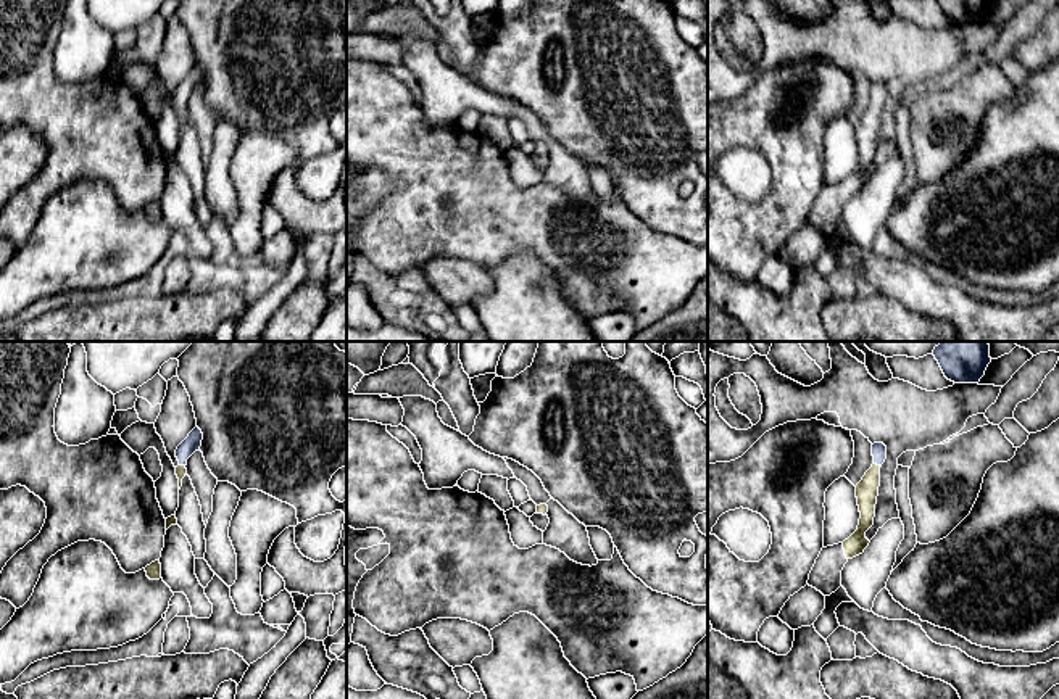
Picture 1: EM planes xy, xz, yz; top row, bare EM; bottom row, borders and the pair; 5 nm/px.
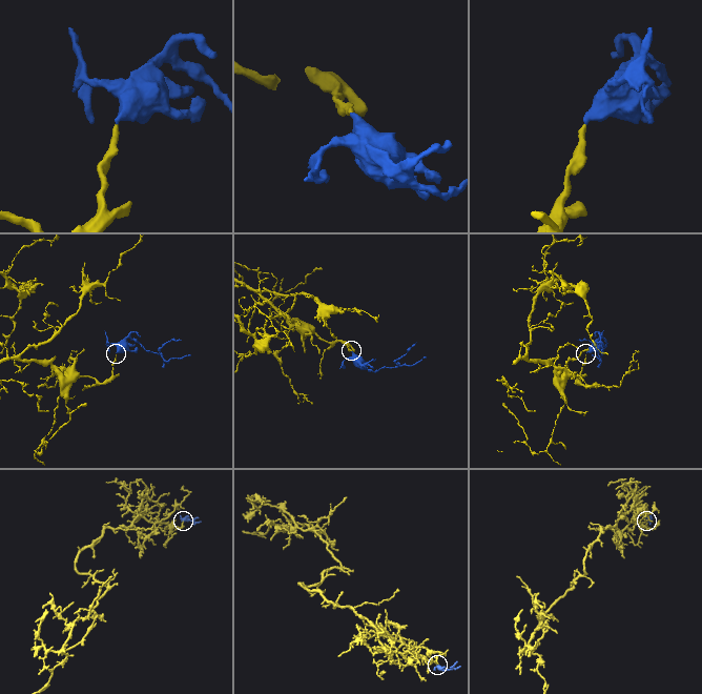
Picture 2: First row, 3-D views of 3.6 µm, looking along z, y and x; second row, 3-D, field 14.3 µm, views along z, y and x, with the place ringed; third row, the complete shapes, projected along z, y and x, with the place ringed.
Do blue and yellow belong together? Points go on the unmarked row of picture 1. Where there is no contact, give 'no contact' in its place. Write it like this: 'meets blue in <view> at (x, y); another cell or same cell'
meets blue in yz at (877, 103); same cell

